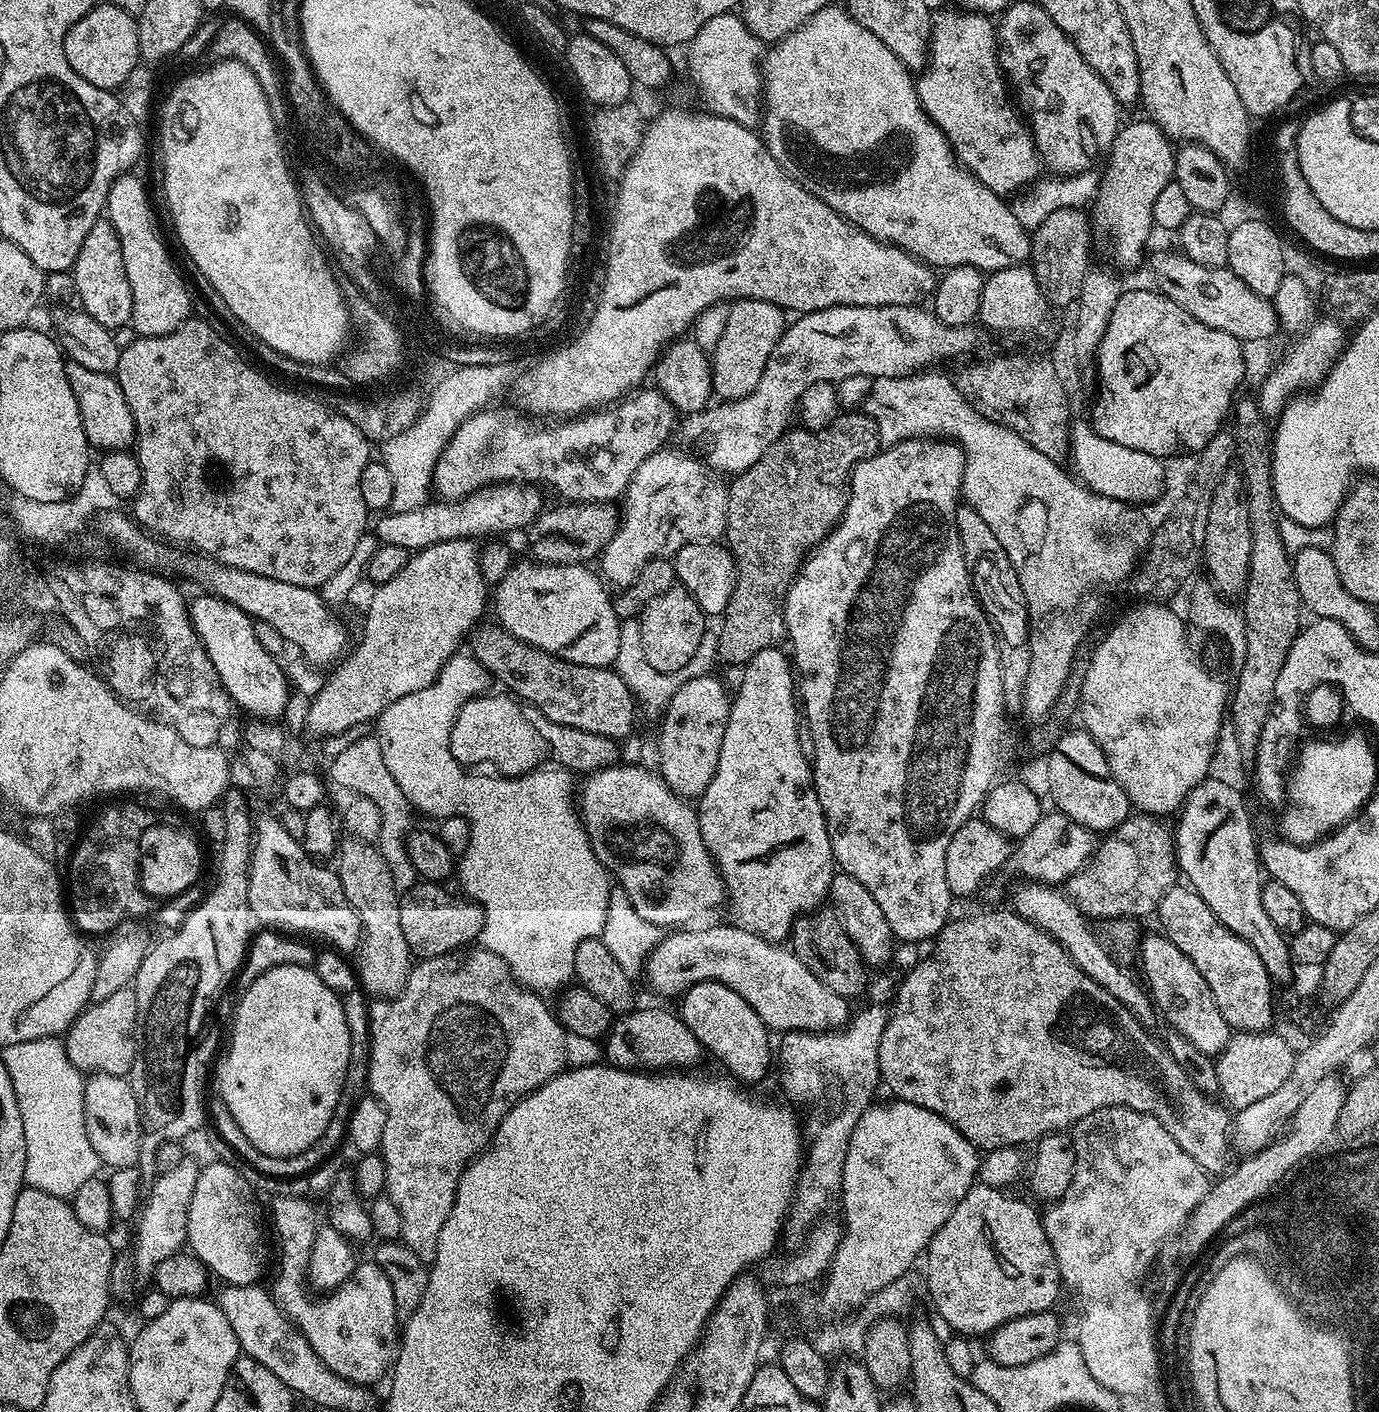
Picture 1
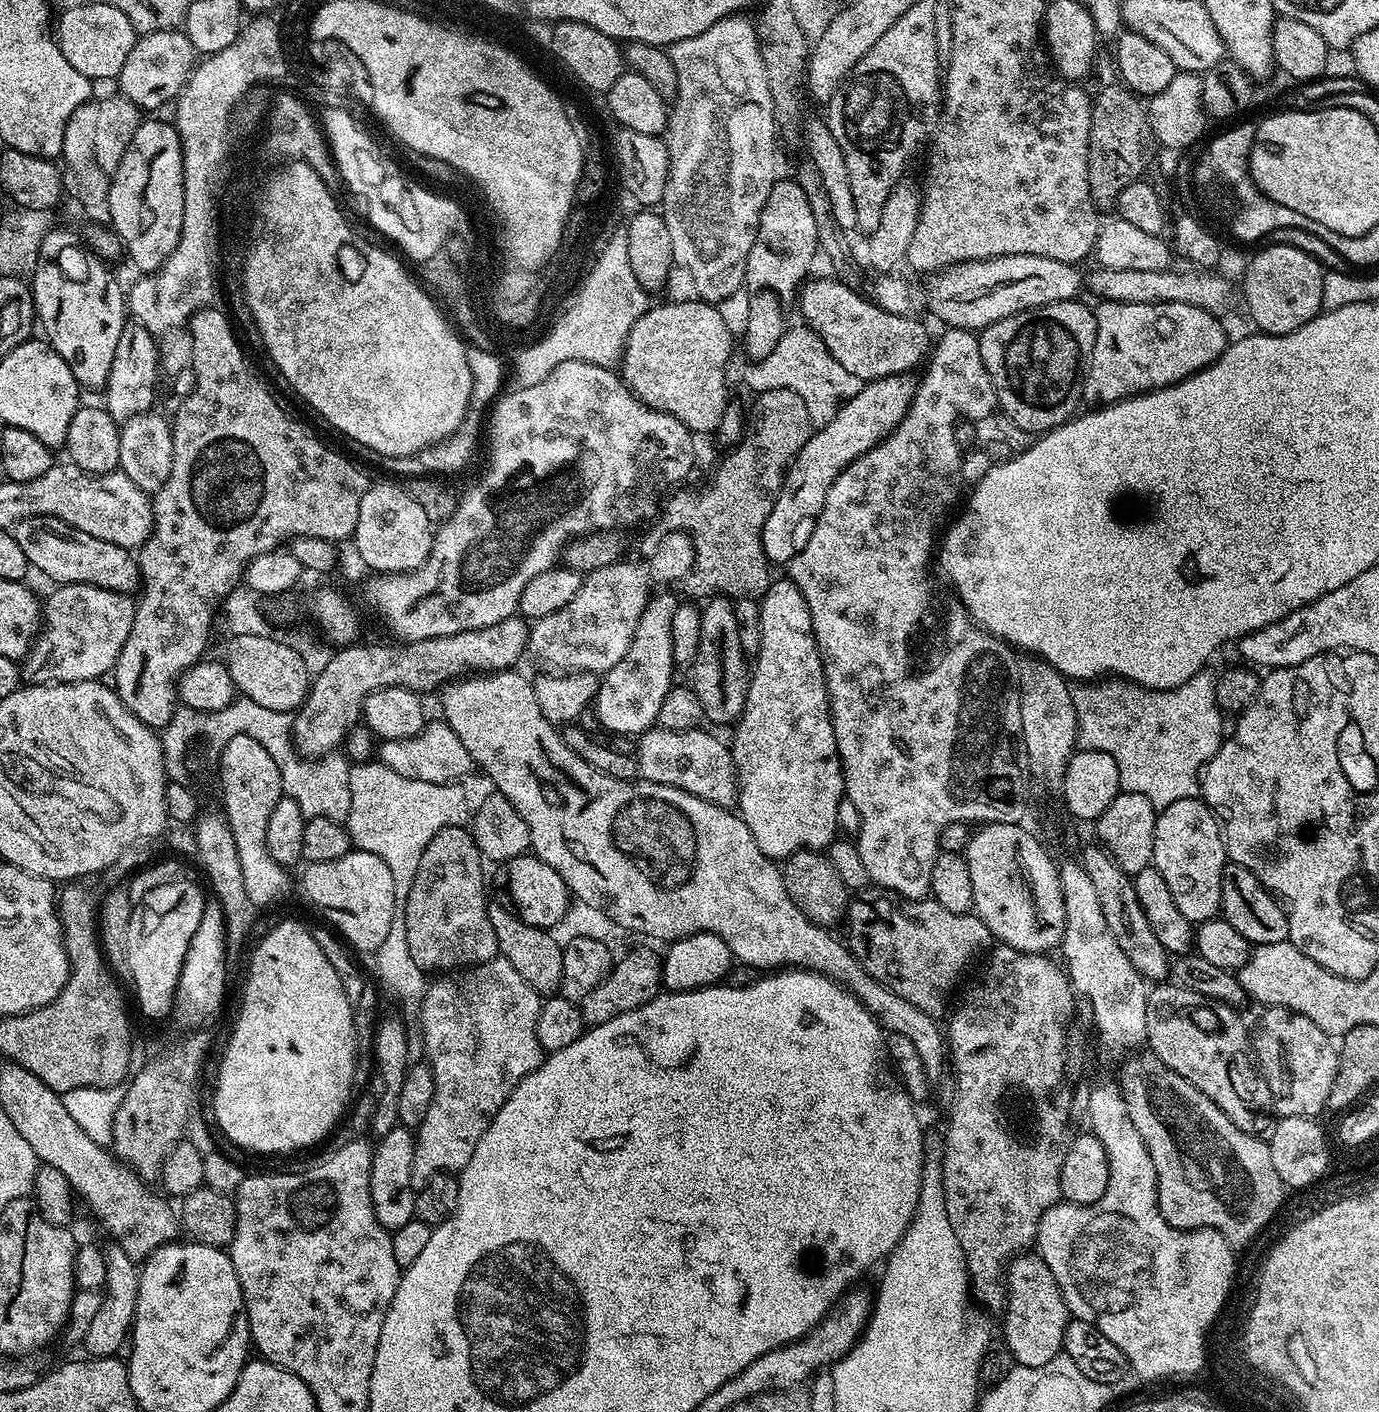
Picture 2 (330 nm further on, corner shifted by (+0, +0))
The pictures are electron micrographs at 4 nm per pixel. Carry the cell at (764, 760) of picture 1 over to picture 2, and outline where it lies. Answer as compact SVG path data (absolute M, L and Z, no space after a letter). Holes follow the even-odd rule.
M787 578L773 579L759 597L760 647L754 656L749 692L744 712L735 721L736 733L730 739L732 764L736 767L738 815L750 830L758 850L773 862L783 861L803 848L827 849L837 839L836 819L844 795L844 772L836 753L836 739L828 710L824 677L818 674L818 656L810 635L812 623L802 594Z

